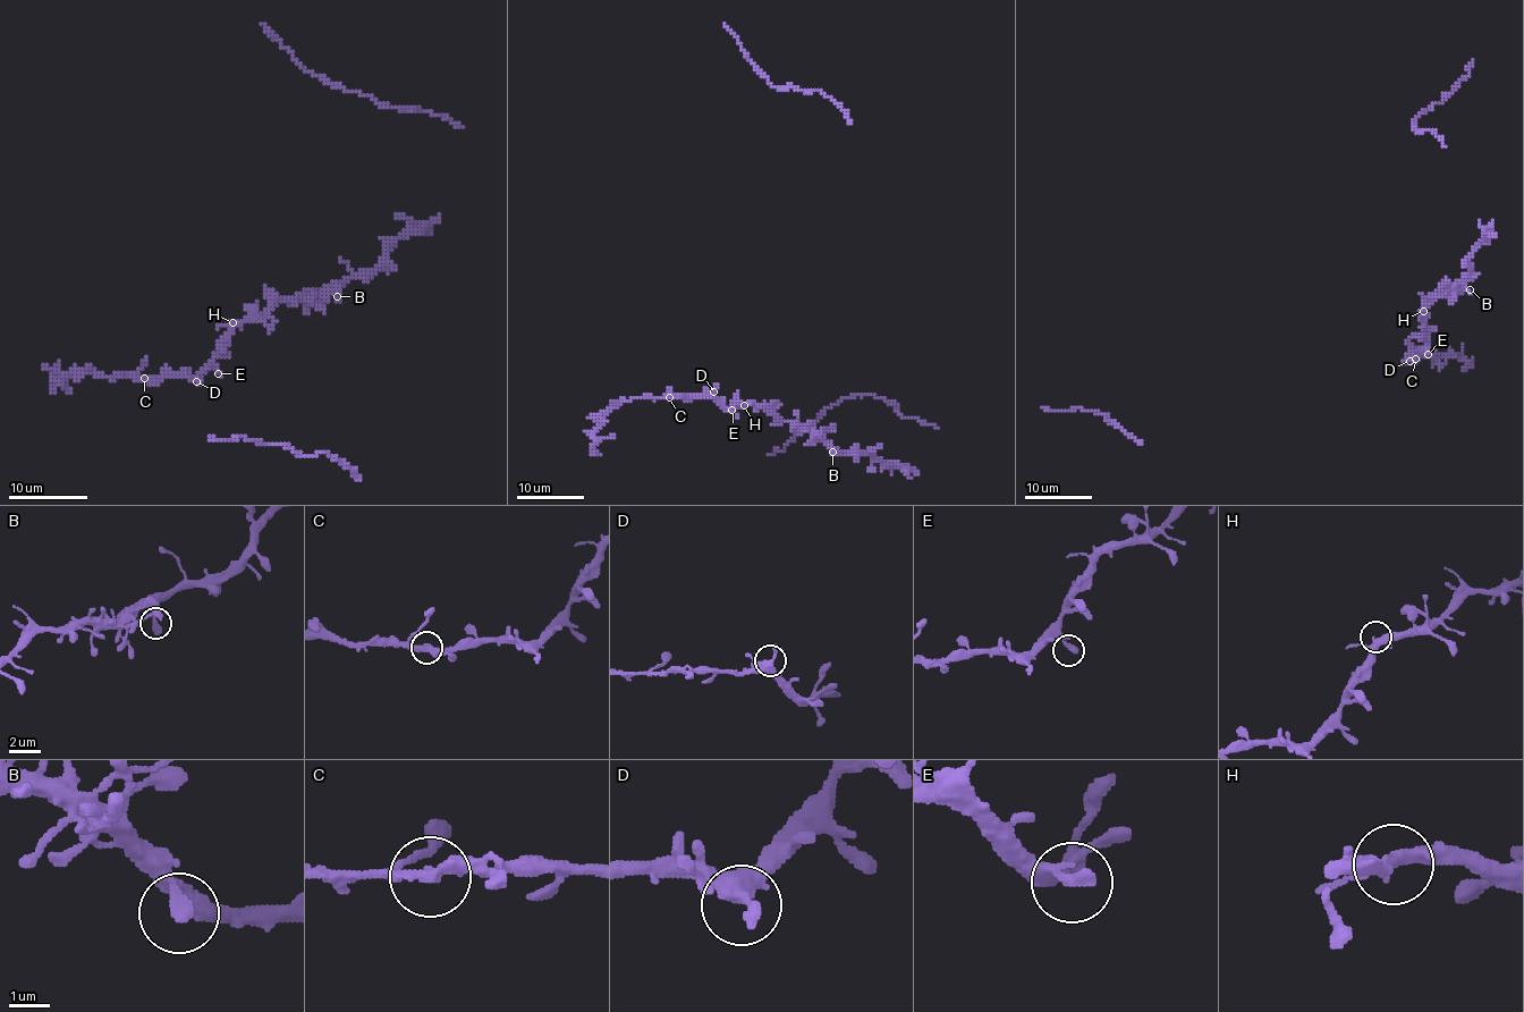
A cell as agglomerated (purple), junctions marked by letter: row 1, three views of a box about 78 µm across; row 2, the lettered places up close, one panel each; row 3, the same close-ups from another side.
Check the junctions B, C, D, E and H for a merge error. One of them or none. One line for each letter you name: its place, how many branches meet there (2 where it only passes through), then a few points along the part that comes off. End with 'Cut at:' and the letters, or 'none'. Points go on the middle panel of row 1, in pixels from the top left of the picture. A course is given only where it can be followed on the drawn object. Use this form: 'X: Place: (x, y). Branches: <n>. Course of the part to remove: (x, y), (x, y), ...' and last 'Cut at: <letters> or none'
Cut at: none

